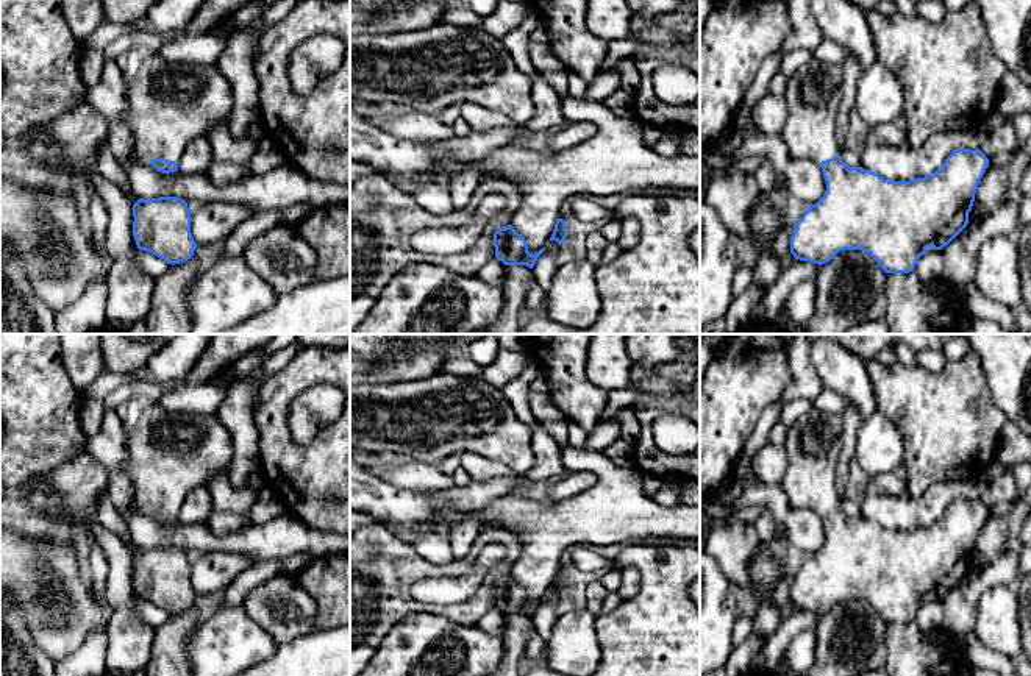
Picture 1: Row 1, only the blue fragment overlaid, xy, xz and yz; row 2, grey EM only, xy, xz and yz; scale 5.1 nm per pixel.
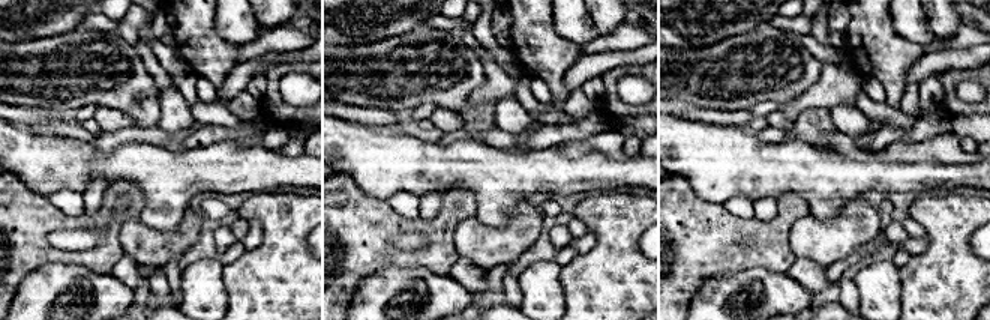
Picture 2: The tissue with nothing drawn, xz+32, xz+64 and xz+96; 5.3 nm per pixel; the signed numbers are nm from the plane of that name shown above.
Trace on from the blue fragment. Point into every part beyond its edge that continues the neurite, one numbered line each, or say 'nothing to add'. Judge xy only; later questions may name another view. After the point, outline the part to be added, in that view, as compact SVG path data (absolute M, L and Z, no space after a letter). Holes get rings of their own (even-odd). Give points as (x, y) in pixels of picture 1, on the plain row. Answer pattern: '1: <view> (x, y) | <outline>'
1: xy (169, 453) | M133 395L116 412L127 429L125 470L134 489L130 517L159 507L177 512L192 489L206 487L211 475L228 475L233 440L217 415L169 412L142 395Z

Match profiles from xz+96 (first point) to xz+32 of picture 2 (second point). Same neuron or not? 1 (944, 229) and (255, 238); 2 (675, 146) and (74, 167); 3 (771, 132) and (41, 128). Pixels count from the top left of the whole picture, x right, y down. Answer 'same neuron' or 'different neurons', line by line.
1: different neurons
2: same neuron
3: same neuron

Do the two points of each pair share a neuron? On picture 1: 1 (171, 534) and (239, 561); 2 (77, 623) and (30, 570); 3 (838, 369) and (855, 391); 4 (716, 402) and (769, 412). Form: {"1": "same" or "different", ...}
{"1": "different", "2": "same", "3": "same", "4": "different"}

